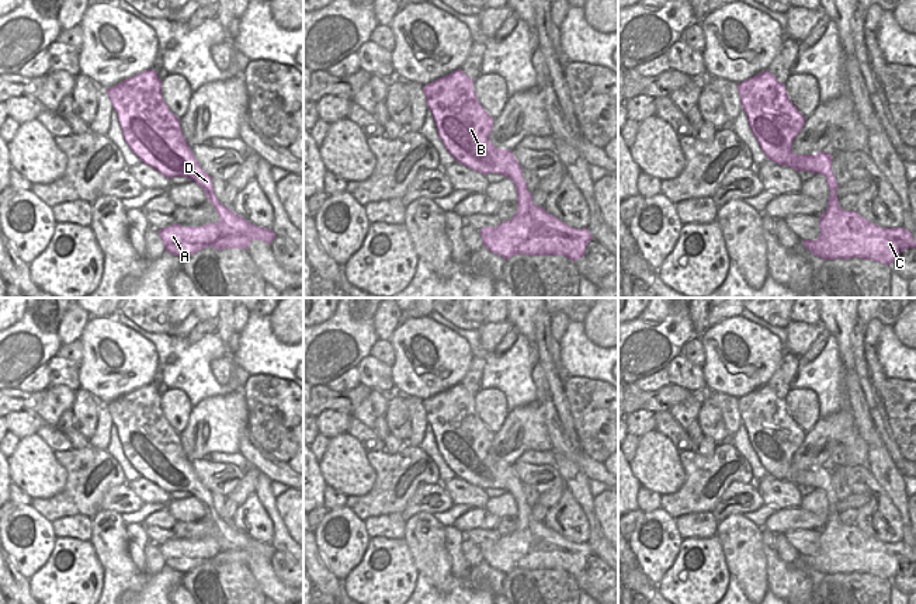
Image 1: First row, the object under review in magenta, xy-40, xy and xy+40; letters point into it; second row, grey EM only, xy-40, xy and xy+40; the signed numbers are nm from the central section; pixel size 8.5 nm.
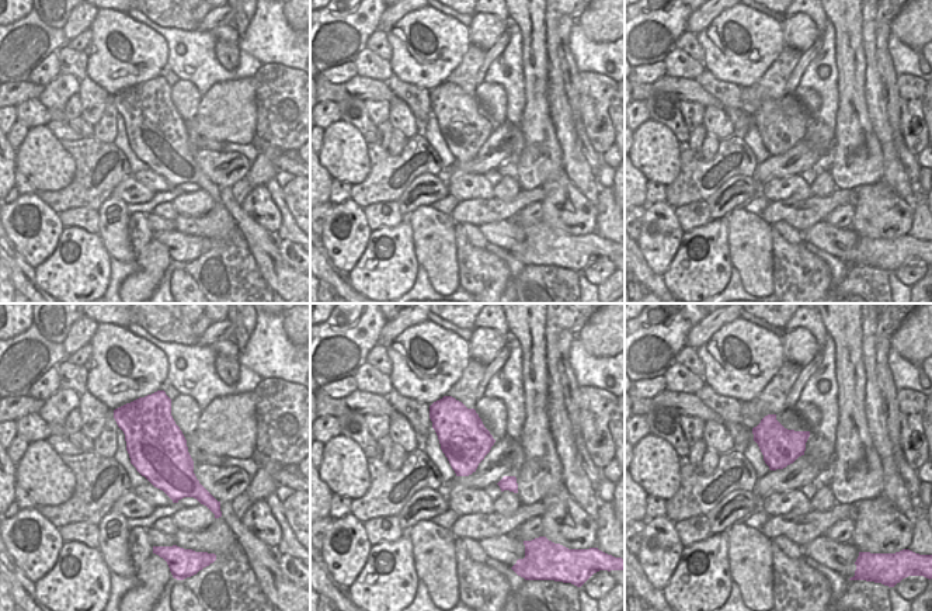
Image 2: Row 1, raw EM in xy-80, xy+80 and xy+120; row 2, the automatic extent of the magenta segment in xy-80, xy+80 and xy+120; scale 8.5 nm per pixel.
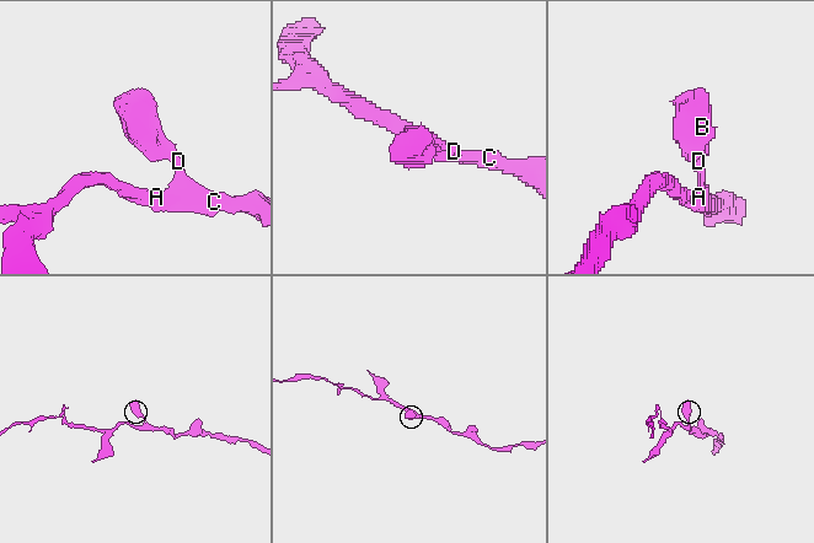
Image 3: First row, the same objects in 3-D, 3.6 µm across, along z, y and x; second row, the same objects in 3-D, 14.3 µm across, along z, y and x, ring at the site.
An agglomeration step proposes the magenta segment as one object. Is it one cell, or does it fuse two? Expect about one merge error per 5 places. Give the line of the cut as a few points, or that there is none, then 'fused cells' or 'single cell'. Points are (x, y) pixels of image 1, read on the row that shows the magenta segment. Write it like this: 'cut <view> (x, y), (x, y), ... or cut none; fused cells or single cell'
cut none; single cell

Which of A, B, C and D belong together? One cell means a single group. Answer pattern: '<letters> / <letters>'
A B C D

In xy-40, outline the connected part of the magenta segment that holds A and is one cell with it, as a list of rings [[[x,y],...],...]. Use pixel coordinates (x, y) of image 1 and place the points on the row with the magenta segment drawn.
[[[149,69],[107,90],[129,149],[167,178],[188,177],[205,192],[219,215],[216,223],[181,226],[173,223],[159,230],[164,250],[187,258],[211,246],[216,250],[249,249],[253,240],[268,244],[275,239],[271,229],[247,222],[215,197],[212,177],[202,170],[184,139],[180,119],[162,97],[162,80]]]

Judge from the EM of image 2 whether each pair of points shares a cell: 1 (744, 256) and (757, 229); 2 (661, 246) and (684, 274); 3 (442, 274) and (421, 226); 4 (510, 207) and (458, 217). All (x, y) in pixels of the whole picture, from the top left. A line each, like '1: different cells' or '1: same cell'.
1: same cell
2: different cells
3: same cell
4: same cell

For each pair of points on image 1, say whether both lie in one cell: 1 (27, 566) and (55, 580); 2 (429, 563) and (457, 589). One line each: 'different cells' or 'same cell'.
1: different cells
2: different cells

